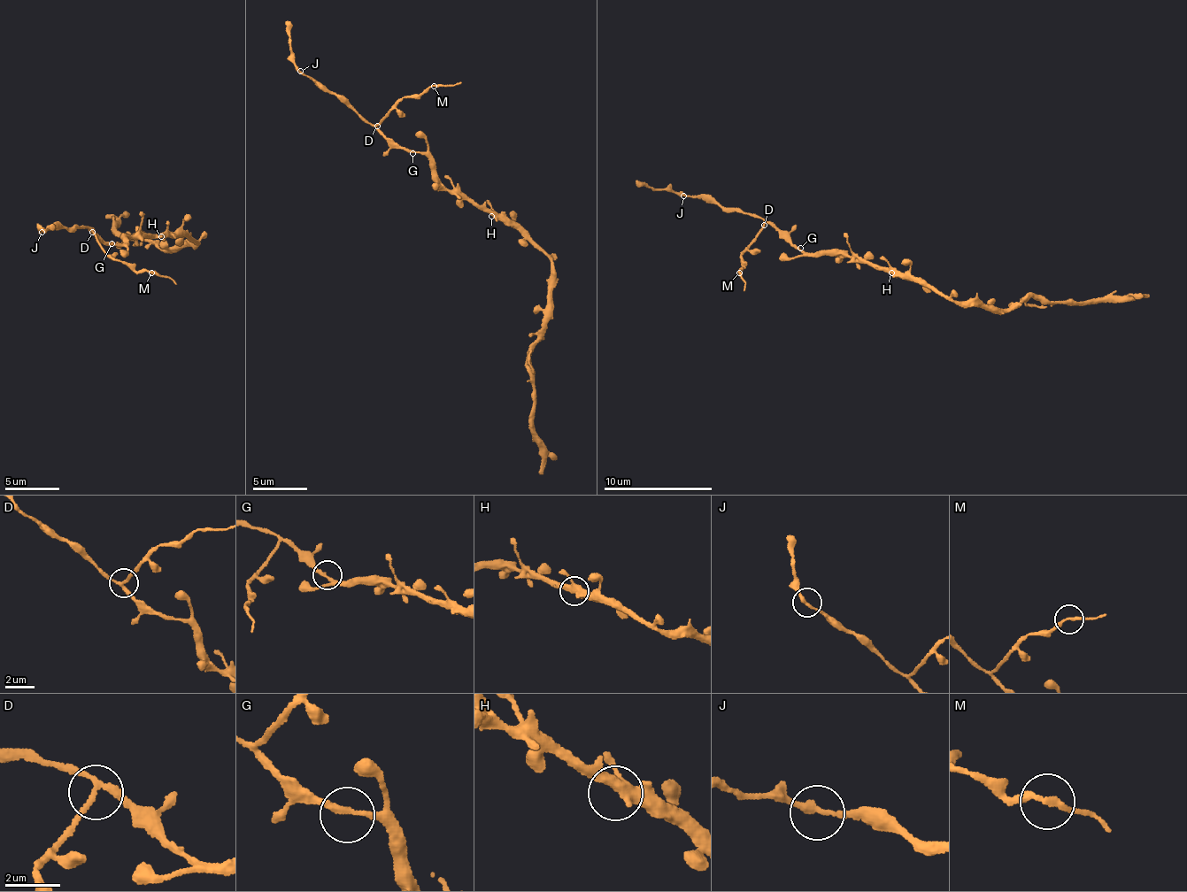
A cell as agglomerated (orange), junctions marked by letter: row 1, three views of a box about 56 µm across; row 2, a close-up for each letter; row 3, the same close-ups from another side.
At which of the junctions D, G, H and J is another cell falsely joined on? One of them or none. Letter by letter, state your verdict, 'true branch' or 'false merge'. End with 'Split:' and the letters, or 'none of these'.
D: false merge
G: true branch
H: true branch
J: true branch
Split: D

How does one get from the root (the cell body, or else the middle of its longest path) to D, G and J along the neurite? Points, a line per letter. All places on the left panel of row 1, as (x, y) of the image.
D: (165, 232), (136, 239), (127, 237), (126, 239), (128, 241), (118, 245), (106, 243), (92, 229), (93, 233)
G: (165, 232), (136, 239), (127, 237), (126, 239), (128, 241), (120, 244), (111, 243)
J: (165, 232), (127, 237), (118, 245), (101, 240), (89, 226), (42, 232)

